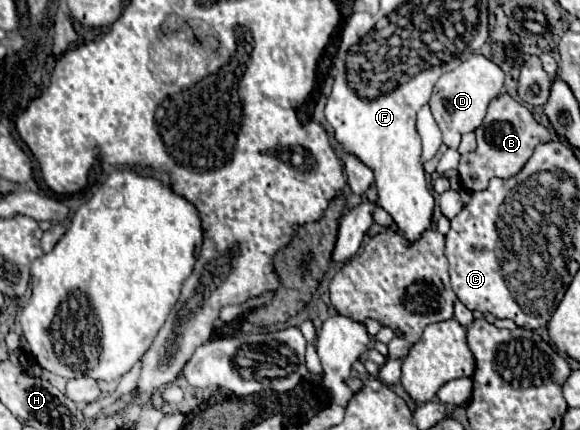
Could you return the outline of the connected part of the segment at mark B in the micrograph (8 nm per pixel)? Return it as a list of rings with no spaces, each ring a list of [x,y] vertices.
[[[503,95],[503,97],[497,97],[495,101],[491,101],[489,111],[483,119],[483,125],[479,129],[475,129],[475,135],[477,135],[477,149],[473,153],[463,155],[461,163],[459,163],[461,185],[467,191],[485,189],[493,177],[509,179],[509,177],[517,175],[525,167],[529,157],[533,155],[535,147],[539,143],[549,141],[549,131],[543,125],[539,125],[533,119],[533,115],[523,105],[513,101],[509,95]]]

